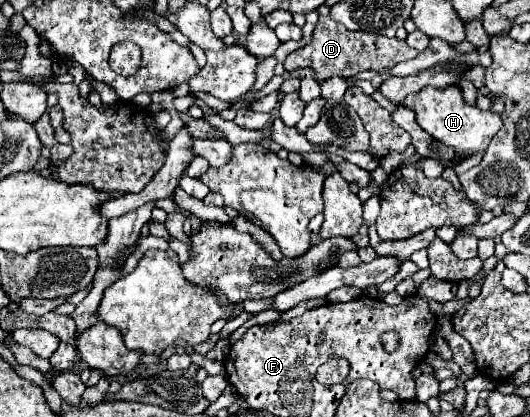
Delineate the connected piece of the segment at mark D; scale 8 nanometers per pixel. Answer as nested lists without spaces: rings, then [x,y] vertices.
[[[319,17],[313,37],[309,43],[305,43],[301,49],[293,51],[285,59],[285,69],[301,69],[301,67],[311,67],[319,73],[319,79],[327,79],[333,75],[339,77],[351,77],[359,71],[367,69],[381,69],[381,67],[395,67],[401,61],[409,61],[417,57],[417,49],[411,49],[405,41],[397,37],[385,37],[379,33],[367,33],[367,31],[349,31],[341,23],[335,23],[331,17]]]

